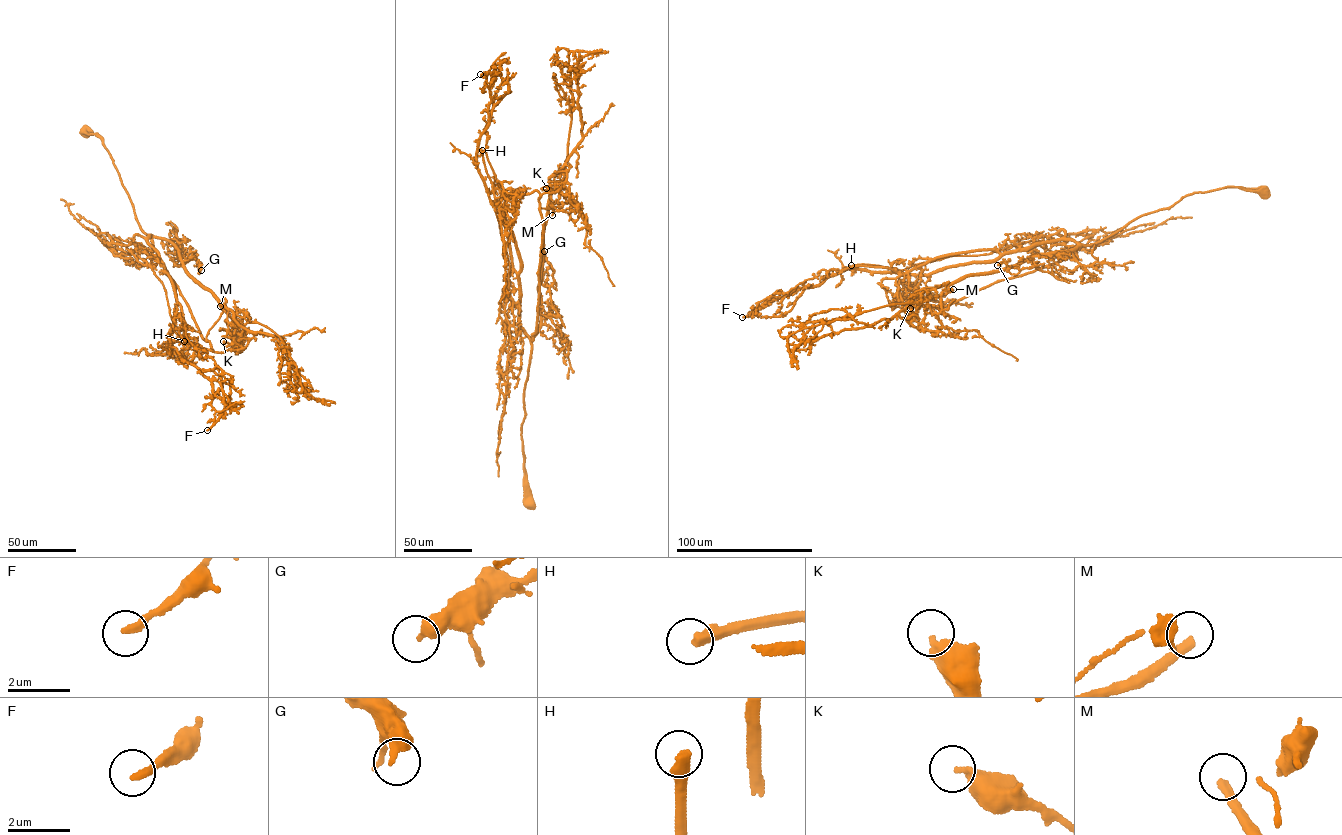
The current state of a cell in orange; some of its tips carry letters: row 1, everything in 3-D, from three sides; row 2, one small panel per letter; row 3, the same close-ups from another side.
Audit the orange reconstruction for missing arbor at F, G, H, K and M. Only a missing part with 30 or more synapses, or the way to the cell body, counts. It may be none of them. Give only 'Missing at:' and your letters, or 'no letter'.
Missing at: H, M

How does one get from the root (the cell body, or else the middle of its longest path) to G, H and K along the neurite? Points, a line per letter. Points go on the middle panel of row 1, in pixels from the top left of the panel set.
G: (527, 505), (521, 428), (532, 341), (539, 323), (538, 286), (554, 282), (554, 270), (544, 251)
H: (527, 505), (521, 428), (531, 340), (520, 328), (507, 330), (499, 315), (509, 261), (482, 150)
K: (527, 505), (521, 428), (539, 323), (543, 229), (551, 205), (573, 199), (581, 208), (569, 193), (546, 188)

